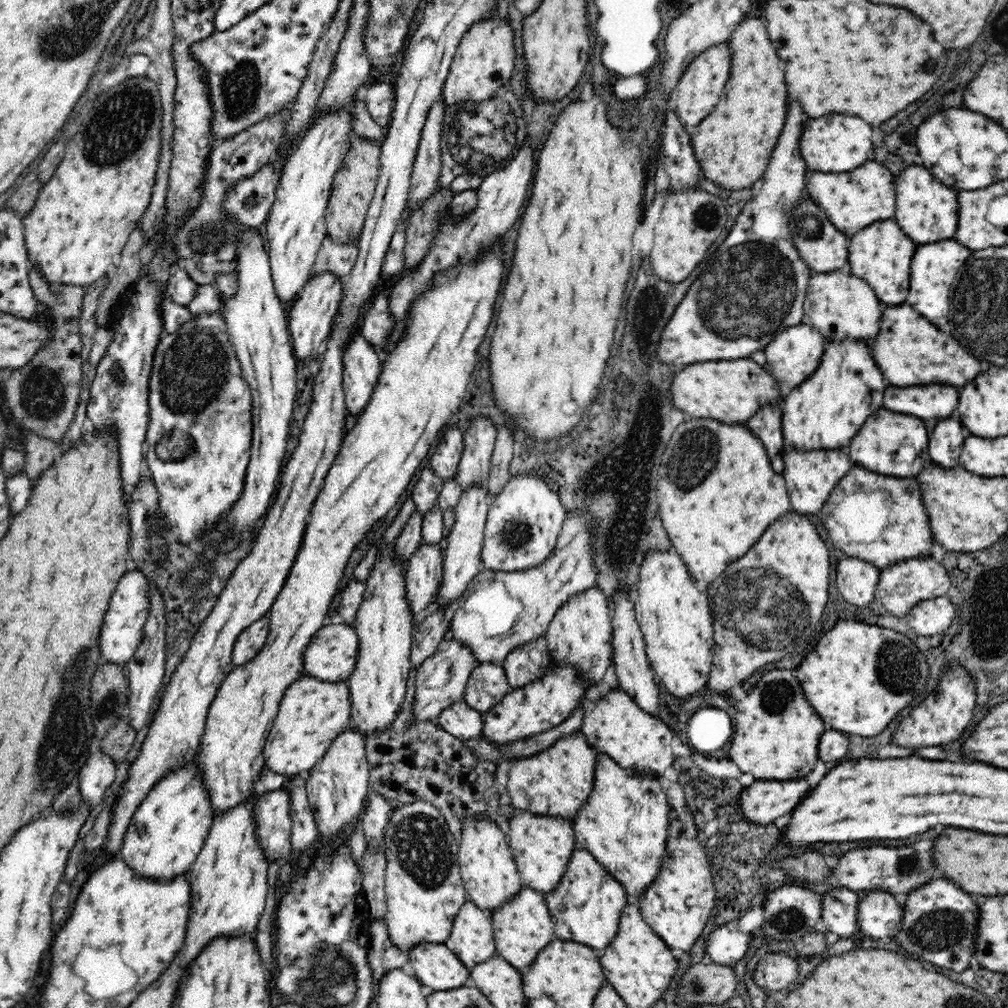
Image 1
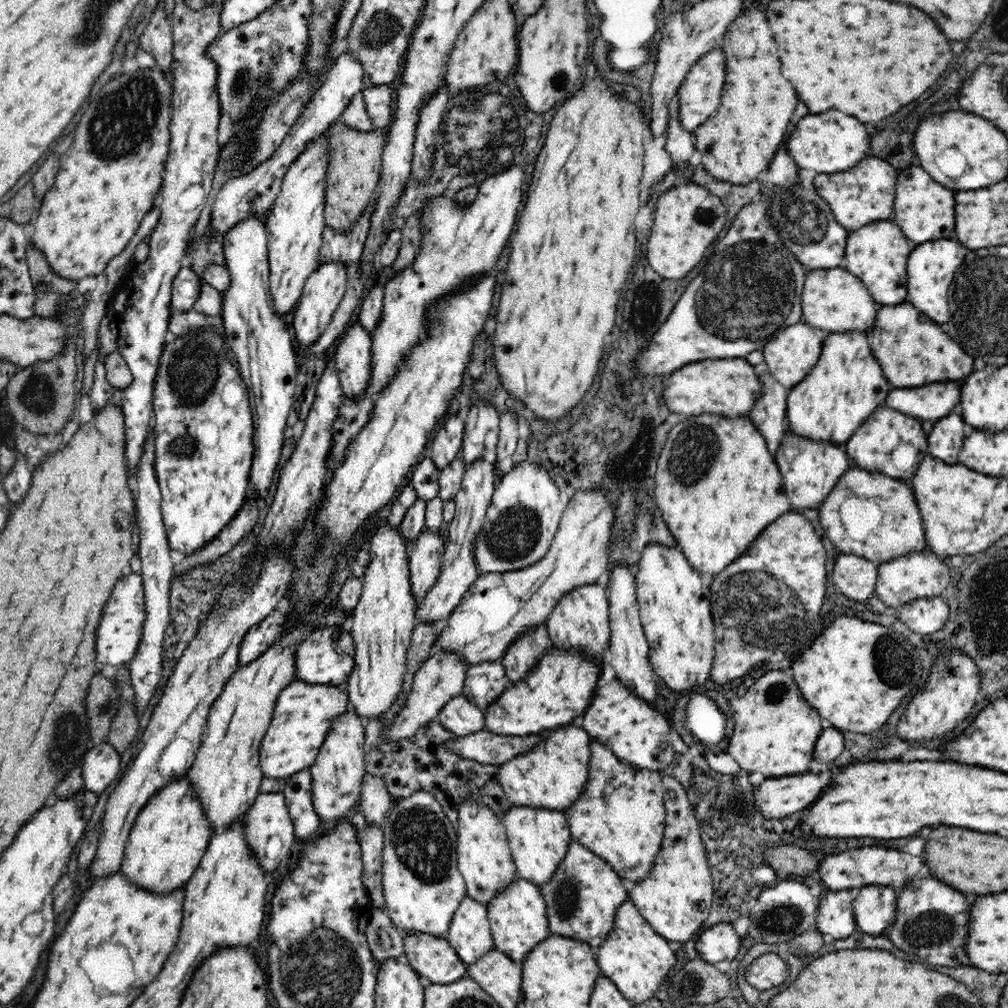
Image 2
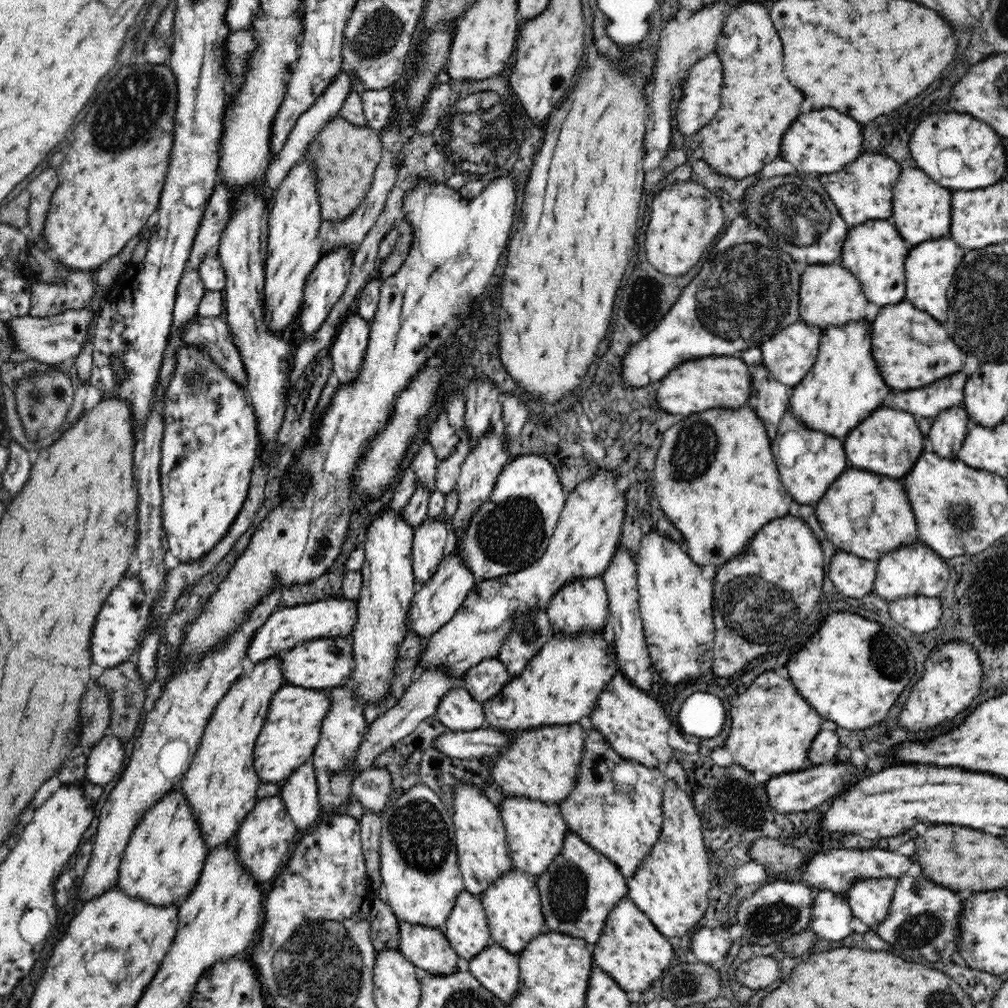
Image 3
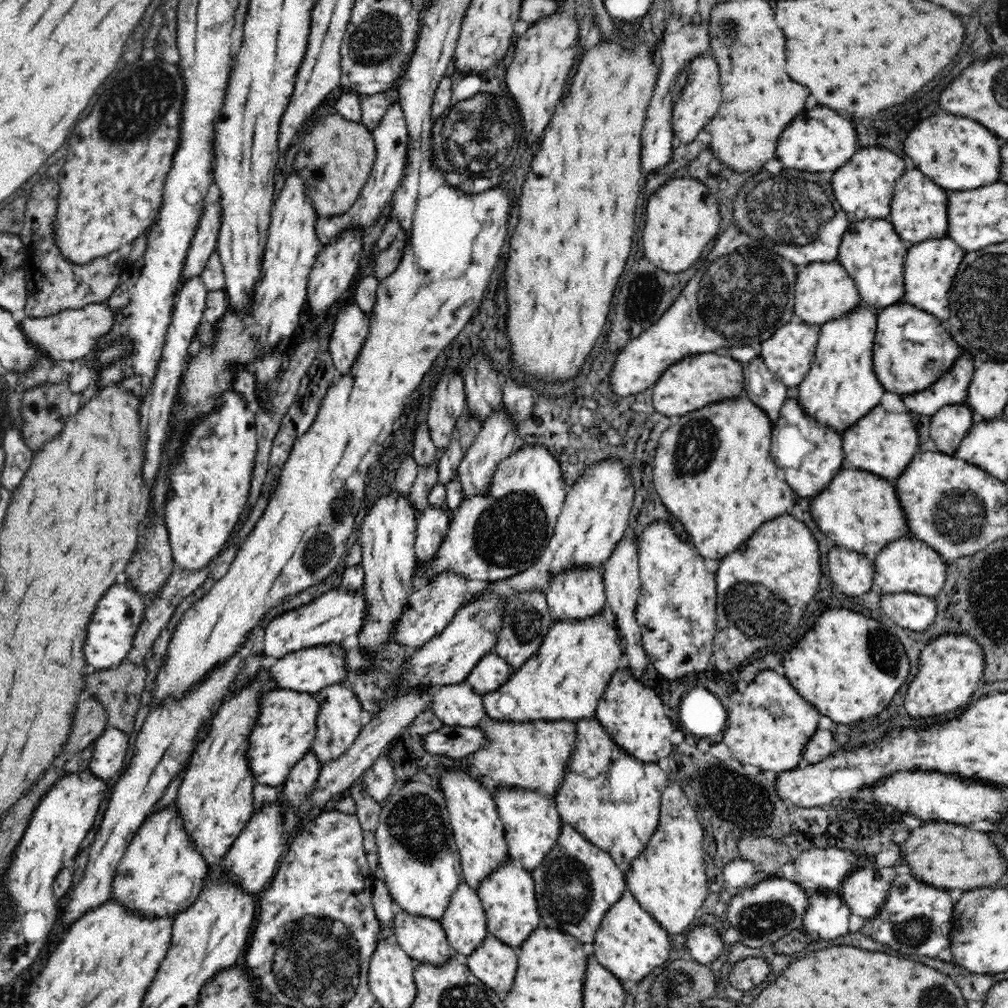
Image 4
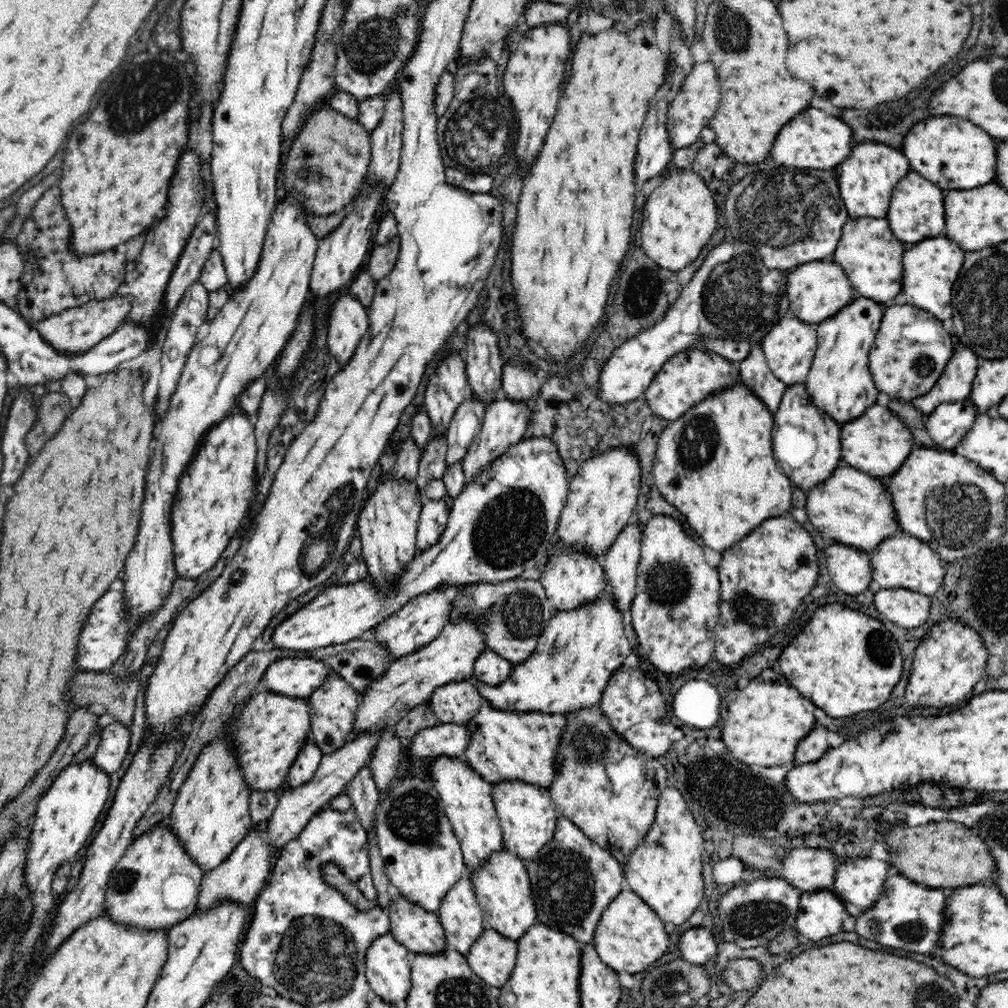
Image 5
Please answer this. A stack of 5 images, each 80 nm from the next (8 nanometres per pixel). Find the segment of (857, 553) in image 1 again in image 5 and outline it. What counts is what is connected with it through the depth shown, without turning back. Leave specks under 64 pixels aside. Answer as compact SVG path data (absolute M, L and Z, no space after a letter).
M839 466L830 478L806 493L806 510L812 524L828 536L828 542L858 548L870 556L886 538L904 533L896 520L892 499L886 494L886 488L880 480L856 468Z

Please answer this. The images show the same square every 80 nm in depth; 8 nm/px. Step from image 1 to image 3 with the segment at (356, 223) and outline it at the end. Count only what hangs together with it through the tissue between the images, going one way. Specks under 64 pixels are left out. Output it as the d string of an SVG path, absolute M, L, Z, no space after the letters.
M340 116L332 118L308 146L304 157L316 165L316 185L323 220L342 222L362 205L376 166L382 158L381 132L369 127L355 126Z

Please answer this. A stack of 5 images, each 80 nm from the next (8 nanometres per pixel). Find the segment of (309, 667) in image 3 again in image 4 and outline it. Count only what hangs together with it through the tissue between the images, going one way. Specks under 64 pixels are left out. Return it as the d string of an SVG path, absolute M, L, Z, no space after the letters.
M339 643L300 649L280 657L271 667L270 675L275 681L274 689L294 690L298 693L315 695L328 686L343 684L347 680L344 651Z

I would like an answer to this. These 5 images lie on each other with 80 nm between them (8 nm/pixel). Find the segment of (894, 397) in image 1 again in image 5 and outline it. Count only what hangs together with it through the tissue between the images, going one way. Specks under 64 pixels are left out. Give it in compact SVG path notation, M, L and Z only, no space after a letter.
M958 344L933 388L908 403L926 417L940 404L966 400L970 396L978 370L977 358L977 354L969 346Z

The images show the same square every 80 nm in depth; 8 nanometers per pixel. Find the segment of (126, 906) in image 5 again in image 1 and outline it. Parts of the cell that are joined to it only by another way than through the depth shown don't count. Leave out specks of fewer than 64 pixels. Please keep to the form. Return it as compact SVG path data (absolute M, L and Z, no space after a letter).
M195 756L189 763L165 774L142 799L124 835L120 855L144 878L170 880L187 874L204 846L214 817Z

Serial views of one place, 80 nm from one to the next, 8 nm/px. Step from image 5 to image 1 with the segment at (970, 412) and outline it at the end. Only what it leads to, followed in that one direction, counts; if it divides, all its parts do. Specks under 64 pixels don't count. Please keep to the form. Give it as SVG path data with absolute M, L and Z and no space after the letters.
M942 420L936 424L932 436L930 436L931 460L944 468L955 468L960 466L959 456L962 452L962 445L966 438L966 428L956 420Z

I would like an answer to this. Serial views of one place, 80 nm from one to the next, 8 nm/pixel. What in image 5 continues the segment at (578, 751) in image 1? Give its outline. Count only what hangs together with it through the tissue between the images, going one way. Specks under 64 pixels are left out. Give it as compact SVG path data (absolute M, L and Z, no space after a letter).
M484 700L480 710L466 724L472 733L472 740L463 757L477 774L492 784L502 780L521 780L548 789L558 772L556 756L562 743L564 726L564 715L496 710Z

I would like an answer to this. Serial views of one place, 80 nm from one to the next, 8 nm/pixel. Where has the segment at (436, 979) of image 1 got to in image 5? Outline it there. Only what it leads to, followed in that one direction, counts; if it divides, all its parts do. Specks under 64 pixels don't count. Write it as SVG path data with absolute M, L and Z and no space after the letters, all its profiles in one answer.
M393 891L390 906L390 933L415 954L438 954L449 948L439 916L428 912Z

